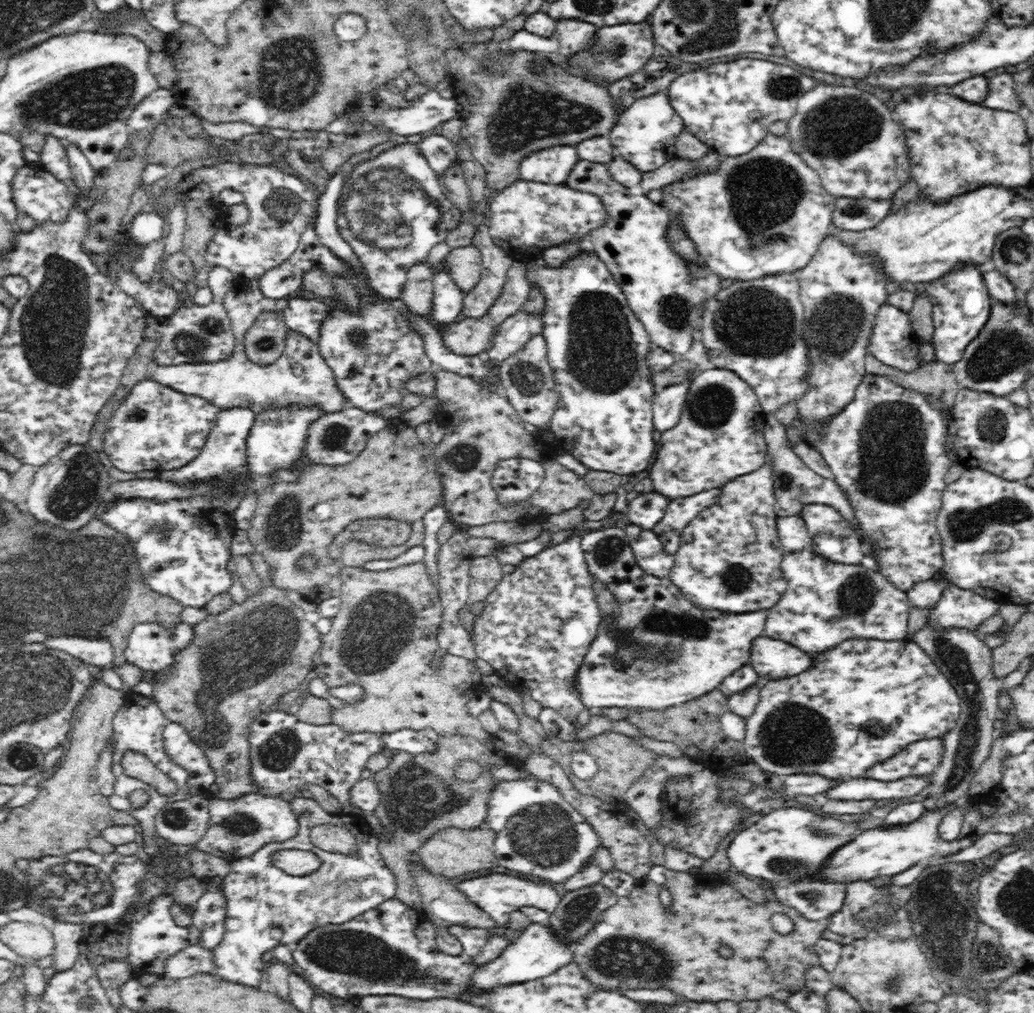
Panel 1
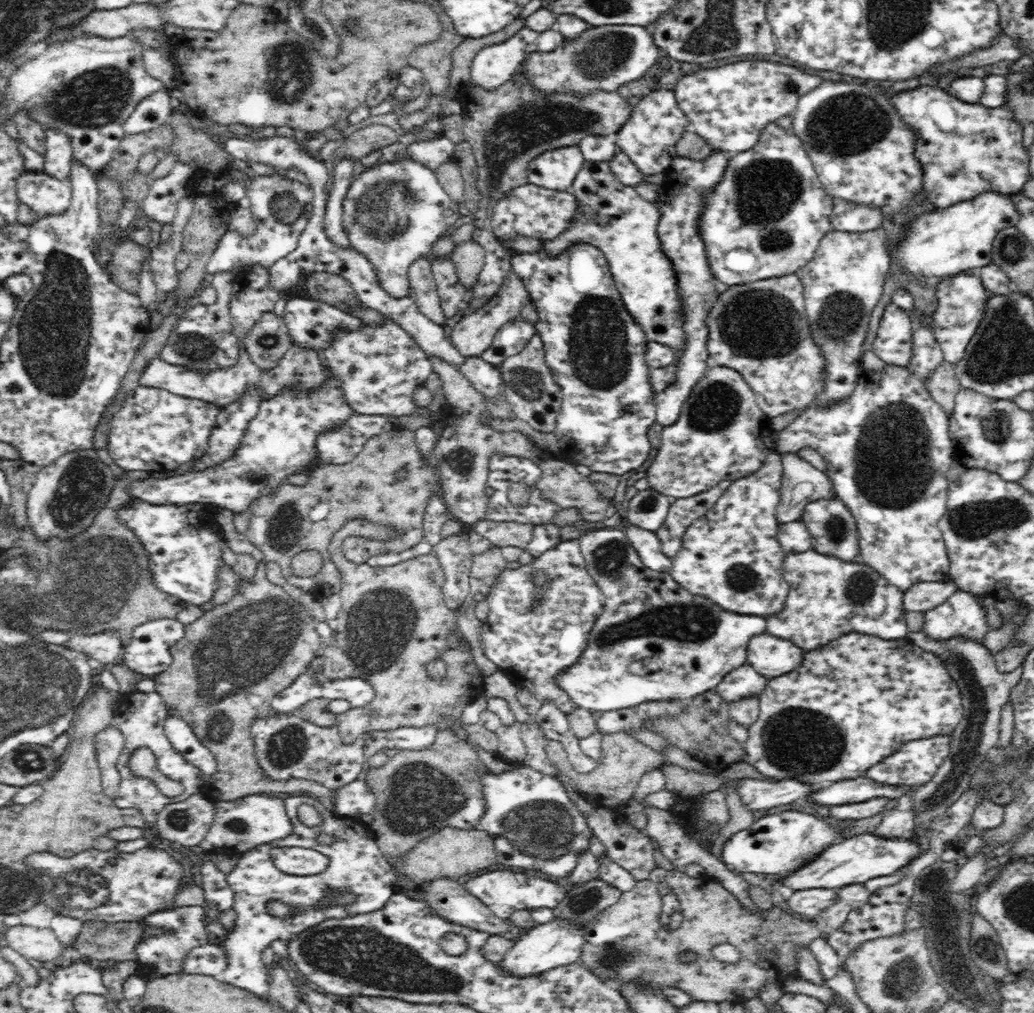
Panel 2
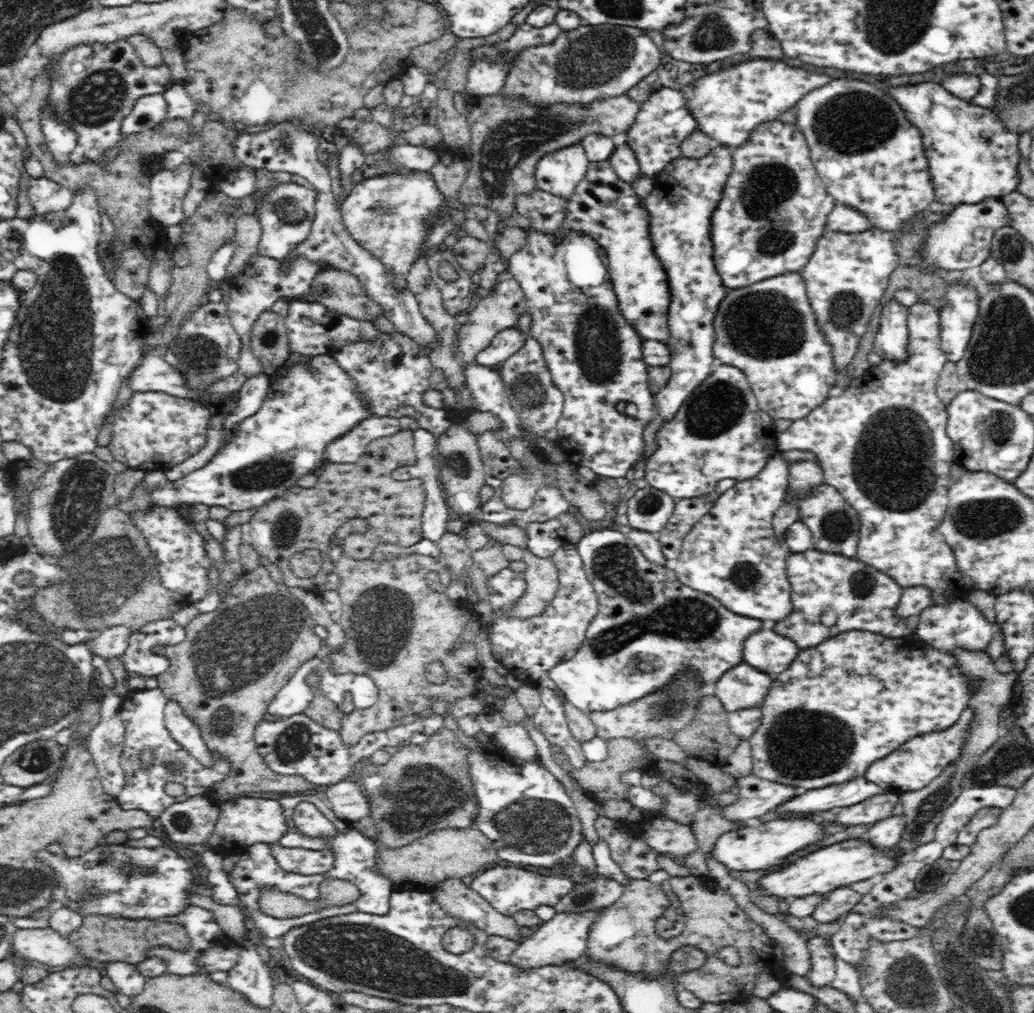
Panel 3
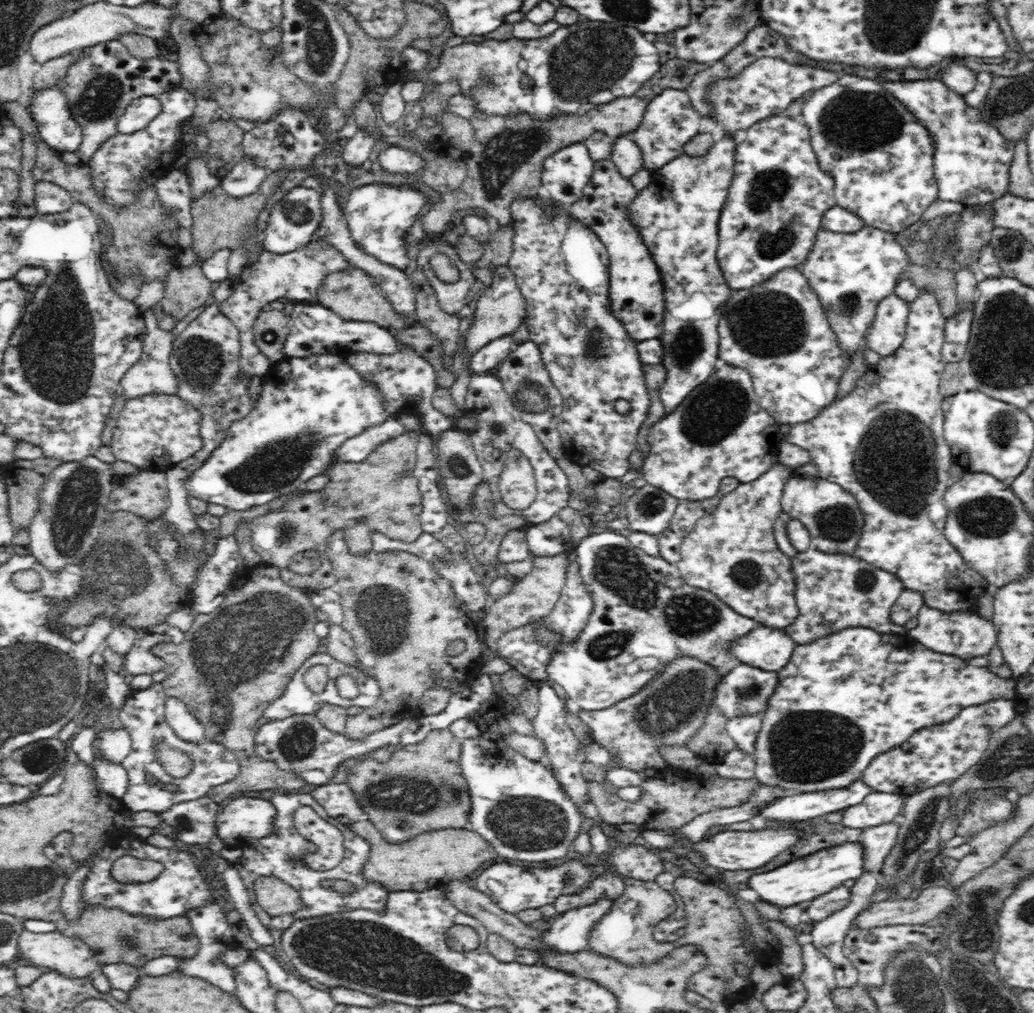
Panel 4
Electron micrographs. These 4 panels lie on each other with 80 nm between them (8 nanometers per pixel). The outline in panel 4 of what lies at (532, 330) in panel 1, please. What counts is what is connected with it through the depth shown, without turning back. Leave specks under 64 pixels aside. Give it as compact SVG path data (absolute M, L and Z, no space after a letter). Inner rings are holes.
M513 333L504 334L483 346L478 352L472 355L470 364L471 375L480 372L495 372L511 350L518 346L513 339Z

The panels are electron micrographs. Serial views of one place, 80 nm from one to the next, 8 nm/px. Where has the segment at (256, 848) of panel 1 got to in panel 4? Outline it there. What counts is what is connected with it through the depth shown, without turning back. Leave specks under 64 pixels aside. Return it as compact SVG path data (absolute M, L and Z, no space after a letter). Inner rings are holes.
M238 797L231 800L223 807L222 812L217 814L215 833L225 846L236 848L244 846L249 842L267 839L277 831L275 816L277 810L271 800L253 797Z

